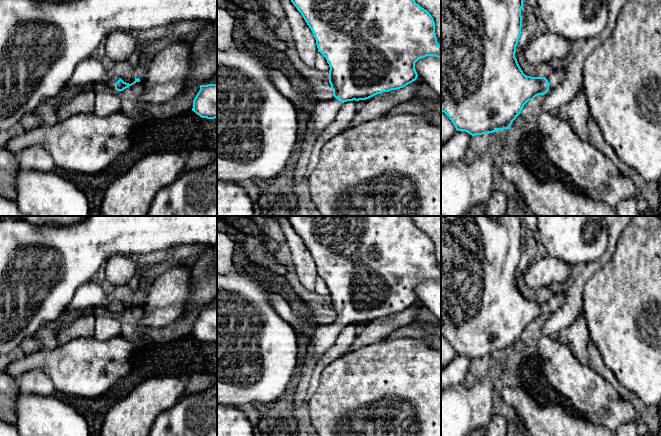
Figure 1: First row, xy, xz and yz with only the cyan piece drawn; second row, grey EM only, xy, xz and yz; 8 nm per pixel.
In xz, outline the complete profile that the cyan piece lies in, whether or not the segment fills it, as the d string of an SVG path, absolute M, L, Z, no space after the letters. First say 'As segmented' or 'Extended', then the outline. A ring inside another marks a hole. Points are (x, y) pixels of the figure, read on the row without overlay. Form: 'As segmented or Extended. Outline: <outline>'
Extended. Outline: M287 216L287 218L293 229L301 237L305 246L311 253L316 264L318 276L326 282L327 287L329 288L329 307L331 309L331 313L333 314L333 319L321 320L317 316L301 317L291 309L290 303L280 295L278 290L270 295L270 302L283 320L291 324L296 331L302 333L309 339L308 347L312 347L314 349L313 358L315 361L318 361L320 357L334 345L344 326L366 324L383 316L403 312L417 303L418 298L415 293L415 287L419 283L426 280L441 282L441 270L437 266L434 243L427 234L415 226L410 216Z

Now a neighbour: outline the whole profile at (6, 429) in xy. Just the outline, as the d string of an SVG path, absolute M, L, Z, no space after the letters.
M0 420L0 436L21 436L15 424L9 424Z

